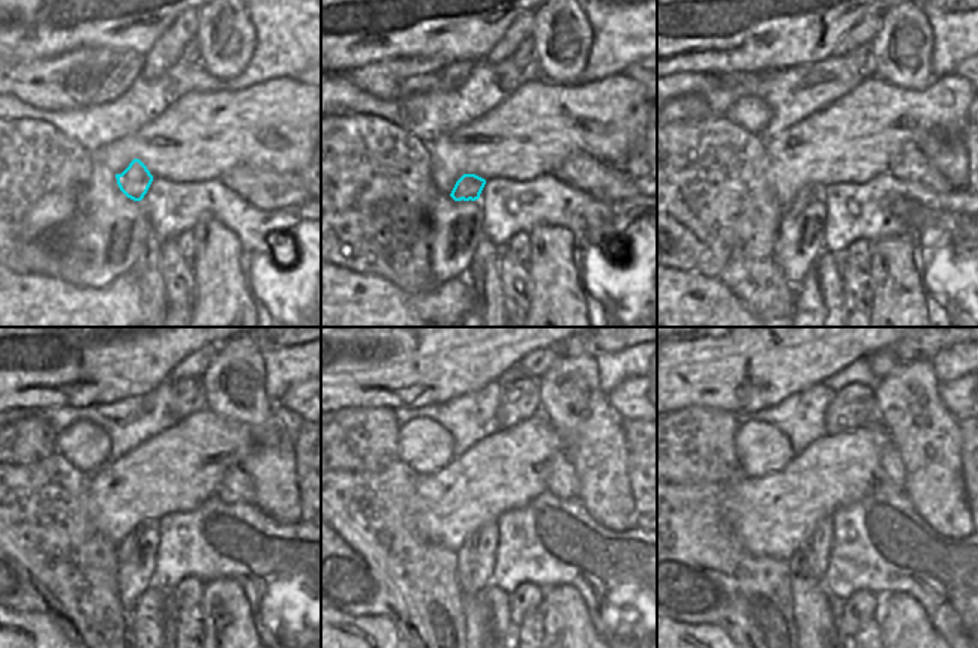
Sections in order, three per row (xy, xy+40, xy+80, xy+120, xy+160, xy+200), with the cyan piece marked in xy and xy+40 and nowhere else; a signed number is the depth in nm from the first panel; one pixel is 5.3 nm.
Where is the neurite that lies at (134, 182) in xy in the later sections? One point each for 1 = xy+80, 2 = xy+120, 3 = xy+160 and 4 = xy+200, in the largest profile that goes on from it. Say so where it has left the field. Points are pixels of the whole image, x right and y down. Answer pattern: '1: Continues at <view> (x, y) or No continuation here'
1: Continues at xy+80 (806, 197)
2: Continues at xy+120 (131, 540)
3: Continues at xy+160 (465, 555)
4: Continues at xy+200 (818, 632)

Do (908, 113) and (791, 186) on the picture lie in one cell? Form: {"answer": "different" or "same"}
{"answer": "same"}

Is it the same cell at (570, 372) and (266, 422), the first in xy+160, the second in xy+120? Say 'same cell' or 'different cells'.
same cell

